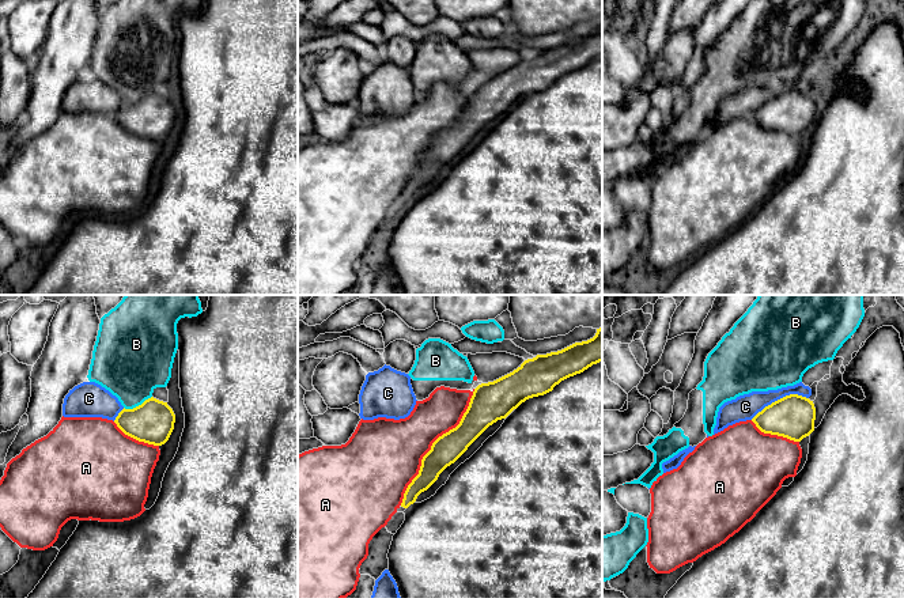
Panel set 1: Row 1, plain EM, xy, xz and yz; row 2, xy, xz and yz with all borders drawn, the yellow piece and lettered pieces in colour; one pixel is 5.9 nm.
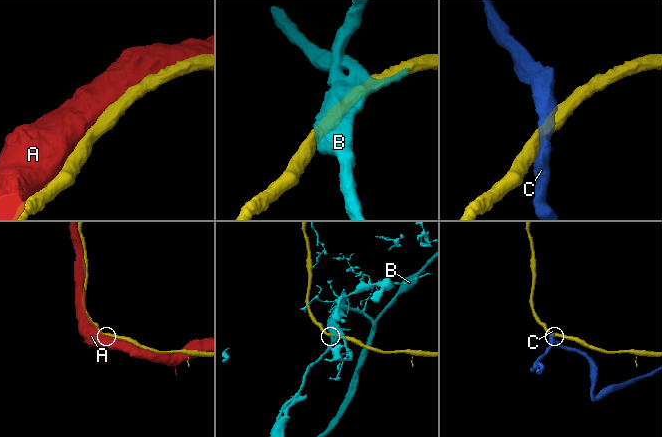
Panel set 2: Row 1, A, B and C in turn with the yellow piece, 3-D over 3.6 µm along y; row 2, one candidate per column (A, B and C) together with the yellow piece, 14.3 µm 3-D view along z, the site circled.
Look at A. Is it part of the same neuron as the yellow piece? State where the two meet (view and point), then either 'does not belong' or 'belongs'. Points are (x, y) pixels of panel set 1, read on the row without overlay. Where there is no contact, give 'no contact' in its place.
contact xz (432, 140); belongs

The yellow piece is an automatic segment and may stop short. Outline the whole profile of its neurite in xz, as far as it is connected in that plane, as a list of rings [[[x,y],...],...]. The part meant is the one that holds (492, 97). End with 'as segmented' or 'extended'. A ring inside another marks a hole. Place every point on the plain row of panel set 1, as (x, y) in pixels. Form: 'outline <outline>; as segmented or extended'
outline [[[602,23],[593,34],[561,46],[525,56],[512,68],[479,80],[459,120],[439,132],[423,152],[419,170],[408,181],[401,203],[408,204],[439,170],[454,159],[493,118],[506,114],[529,94],[544,91],[561,76],[602,57]]]; as segmented

